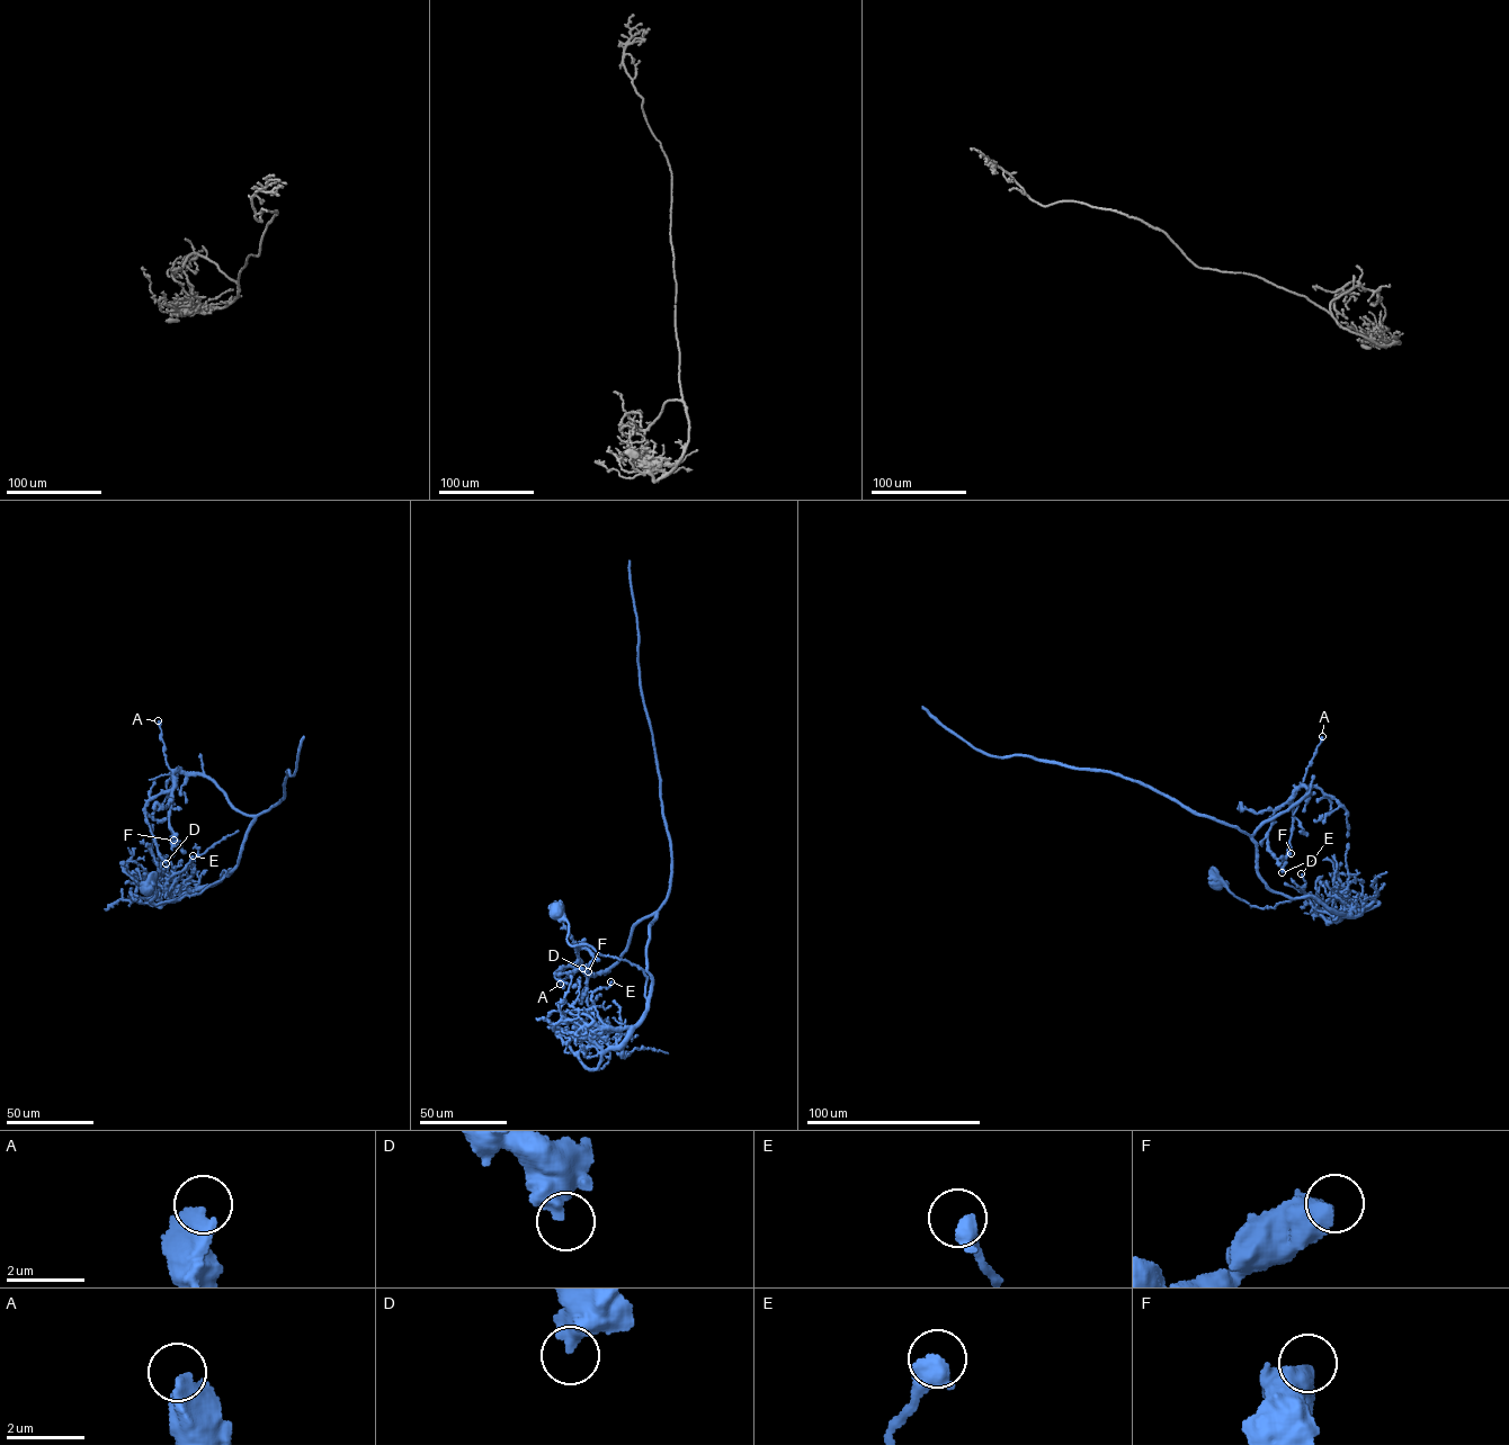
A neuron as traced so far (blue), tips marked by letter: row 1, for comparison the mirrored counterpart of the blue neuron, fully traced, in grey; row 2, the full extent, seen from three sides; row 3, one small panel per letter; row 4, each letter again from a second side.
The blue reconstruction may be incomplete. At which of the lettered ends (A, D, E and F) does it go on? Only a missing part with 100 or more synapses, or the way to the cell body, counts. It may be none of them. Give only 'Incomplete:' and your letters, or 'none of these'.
Incomplete: none of these

